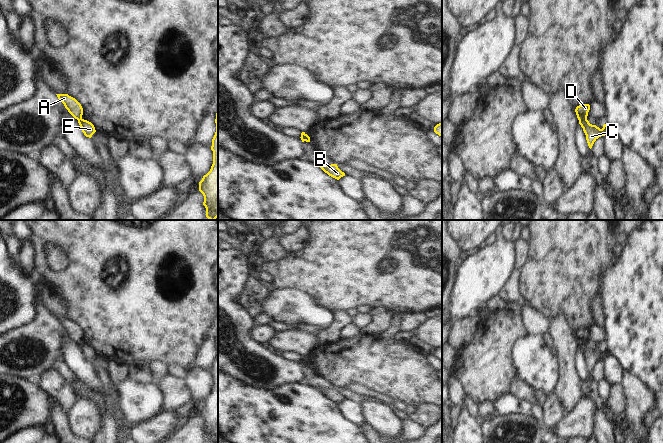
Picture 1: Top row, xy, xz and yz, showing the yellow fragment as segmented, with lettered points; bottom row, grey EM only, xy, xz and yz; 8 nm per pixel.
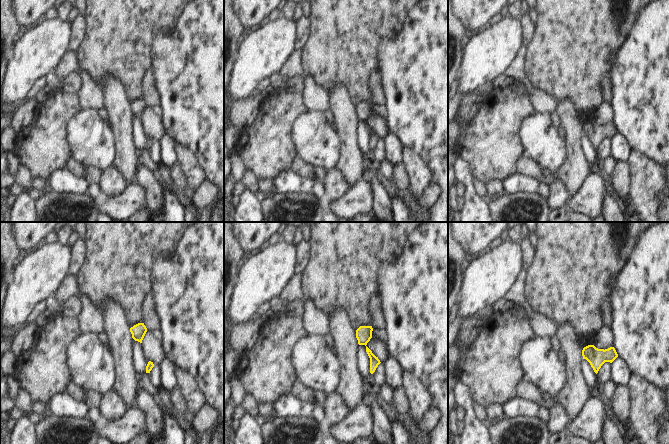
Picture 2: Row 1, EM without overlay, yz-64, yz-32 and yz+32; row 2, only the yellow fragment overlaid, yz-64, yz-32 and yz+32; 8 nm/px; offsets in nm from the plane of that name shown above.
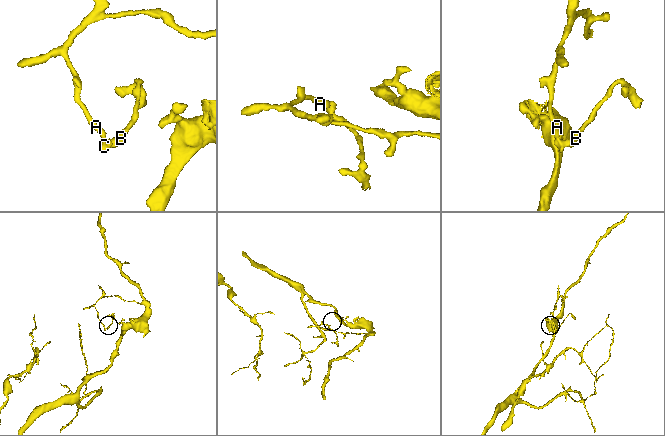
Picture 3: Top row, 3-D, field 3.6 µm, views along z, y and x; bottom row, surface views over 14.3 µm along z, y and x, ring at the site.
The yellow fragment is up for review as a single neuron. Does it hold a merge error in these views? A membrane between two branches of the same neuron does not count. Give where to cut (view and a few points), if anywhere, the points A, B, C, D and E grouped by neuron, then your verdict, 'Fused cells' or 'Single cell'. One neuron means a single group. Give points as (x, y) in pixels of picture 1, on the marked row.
Split along yz (586, 117), (579, 120). Groups: A D / B C E. Fused cells

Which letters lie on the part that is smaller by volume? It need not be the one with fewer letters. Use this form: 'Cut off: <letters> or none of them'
Cut off: B, C, E

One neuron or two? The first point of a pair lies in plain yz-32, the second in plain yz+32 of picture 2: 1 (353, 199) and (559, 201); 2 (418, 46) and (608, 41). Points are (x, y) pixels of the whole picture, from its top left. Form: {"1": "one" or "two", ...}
{"1": "two", "2": "two"}

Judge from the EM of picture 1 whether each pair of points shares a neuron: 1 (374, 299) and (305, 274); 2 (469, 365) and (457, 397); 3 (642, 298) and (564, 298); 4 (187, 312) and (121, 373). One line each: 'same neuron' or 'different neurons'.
1: same neuron
2: different neurons
3: different neurons
4: different neurons

